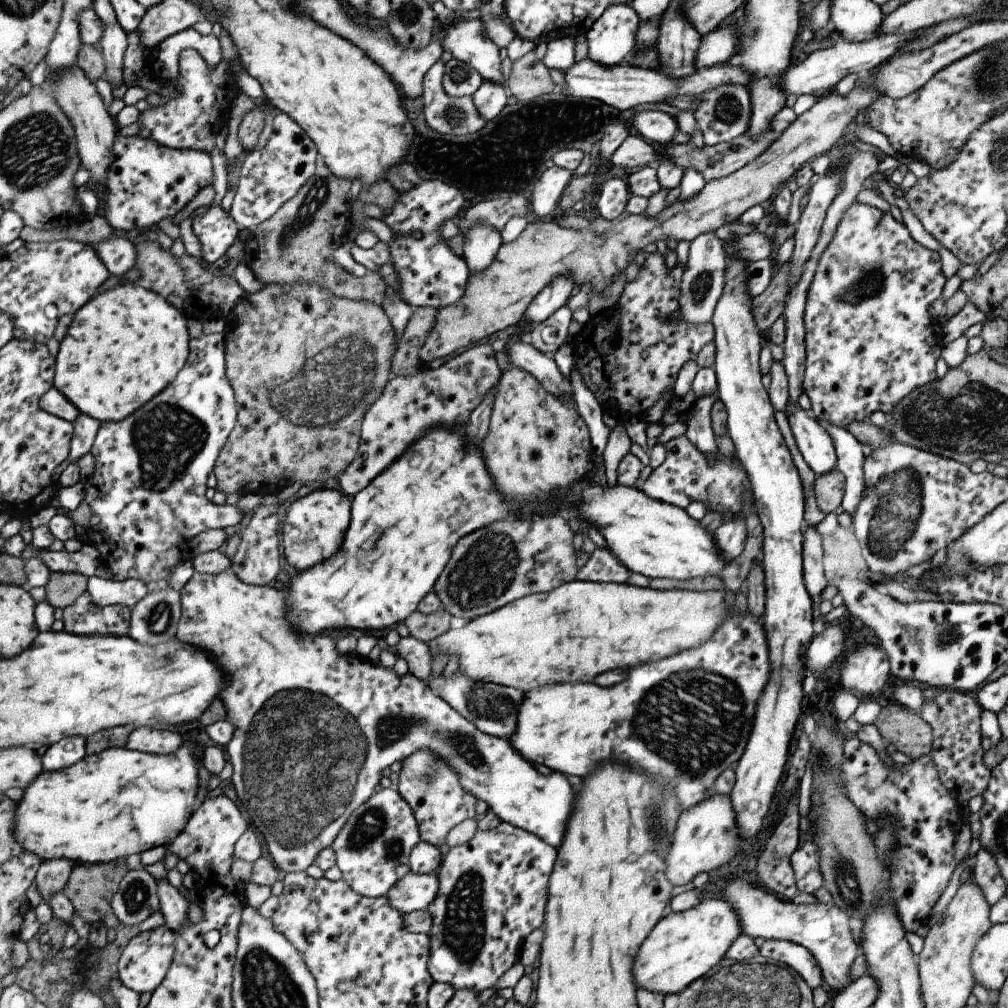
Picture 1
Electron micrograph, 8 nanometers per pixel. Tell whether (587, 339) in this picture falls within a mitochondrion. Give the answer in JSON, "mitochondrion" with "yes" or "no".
{"mitochondrion":"no"}

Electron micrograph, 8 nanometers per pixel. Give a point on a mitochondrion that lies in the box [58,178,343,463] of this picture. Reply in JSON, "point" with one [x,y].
{"point":[267,192]}

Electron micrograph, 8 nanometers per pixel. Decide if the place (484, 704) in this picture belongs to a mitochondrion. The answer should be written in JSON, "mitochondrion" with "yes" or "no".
{"mitochondrion":"yes"}

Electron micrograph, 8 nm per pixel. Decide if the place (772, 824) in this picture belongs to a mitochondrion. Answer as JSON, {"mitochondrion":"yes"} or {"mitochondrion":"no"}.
{"mitochondrion":"no"}

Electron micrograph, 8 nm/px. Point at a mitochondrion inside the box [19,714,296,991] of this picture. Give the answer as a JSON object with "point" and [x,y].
{"point":[135,893]}

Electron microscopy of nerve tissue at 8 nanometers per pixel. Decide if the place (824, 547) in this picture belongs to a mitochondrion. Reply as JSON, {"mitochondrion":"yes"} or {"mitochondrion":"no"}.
{"mitochondrion":"no"}

